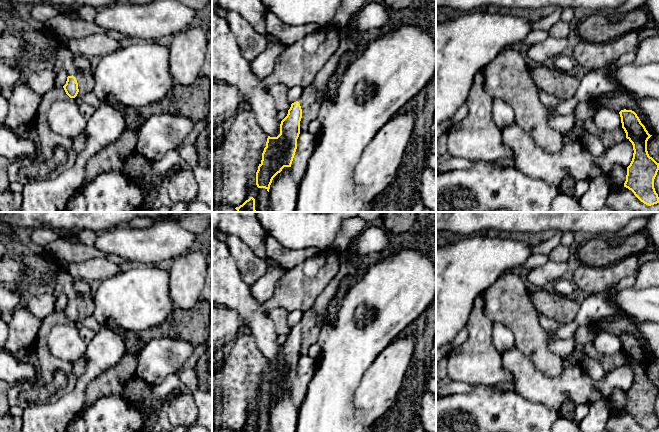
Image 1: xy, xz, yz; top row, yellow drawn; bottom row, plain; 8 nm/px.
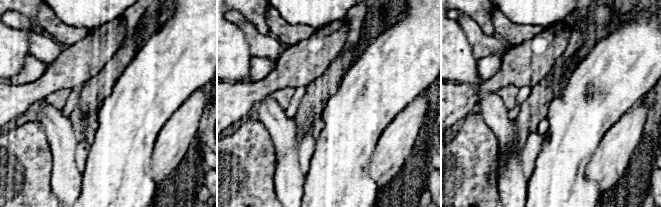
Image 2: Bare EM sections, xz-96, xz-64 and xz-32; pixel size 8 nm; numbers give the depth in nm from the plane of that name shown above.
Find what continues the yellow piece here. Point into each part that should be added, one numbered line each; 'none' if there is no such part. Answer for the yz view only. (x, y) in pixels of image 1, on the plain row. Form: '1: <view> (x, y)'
none

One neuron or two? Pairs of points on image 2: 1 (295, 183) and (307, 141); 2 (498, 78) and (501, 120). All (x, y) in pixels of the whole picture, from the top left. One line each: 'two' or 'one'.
1: two
2: two

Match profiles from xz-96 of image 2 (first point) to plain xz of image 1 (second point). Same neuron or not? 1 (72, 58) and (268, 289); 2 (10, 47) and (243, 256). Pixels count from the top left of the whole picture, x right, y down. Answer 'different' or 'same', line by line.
1: different
2: different

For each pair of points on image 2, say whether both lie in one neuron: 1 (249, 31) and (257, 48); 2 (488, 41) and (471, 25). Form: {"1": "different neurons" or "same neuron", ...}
{"1": "same neuron", "2": "same neuron"}

